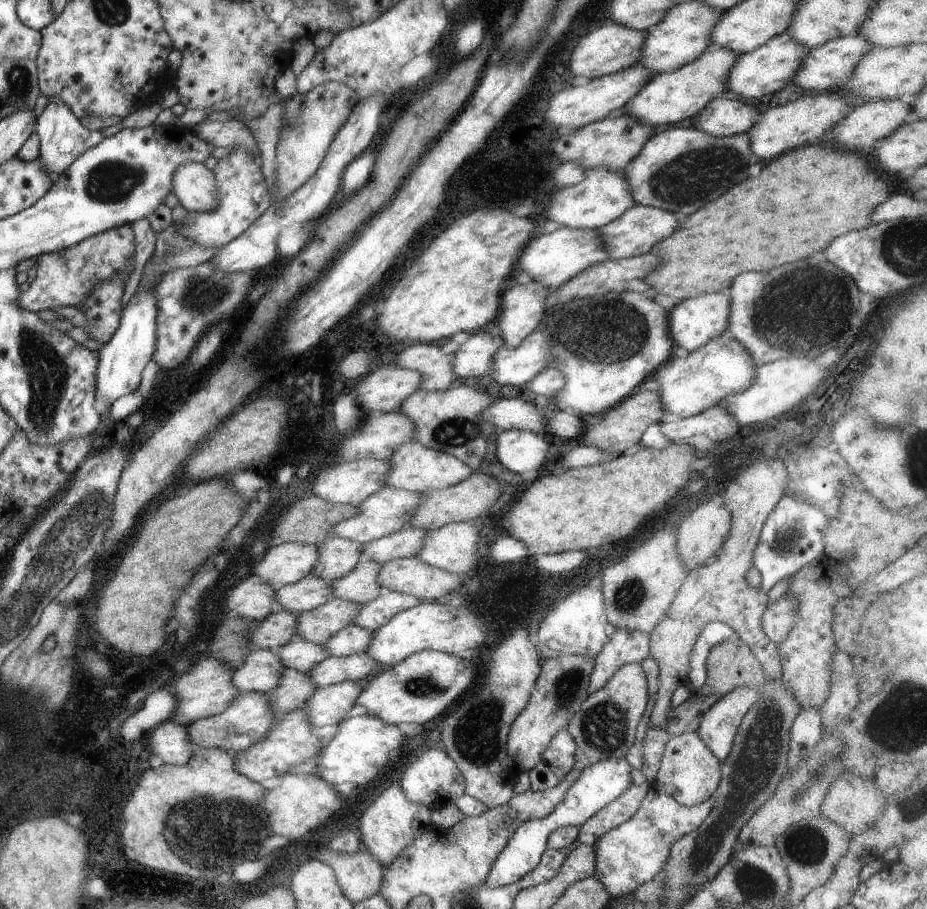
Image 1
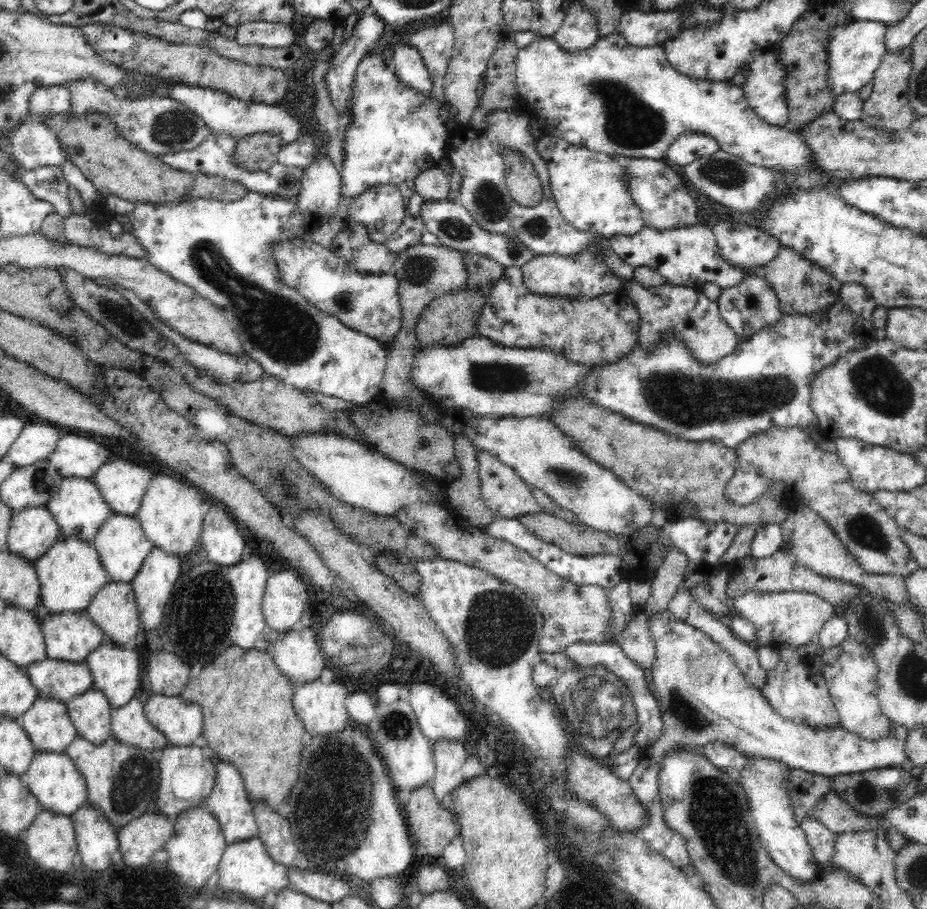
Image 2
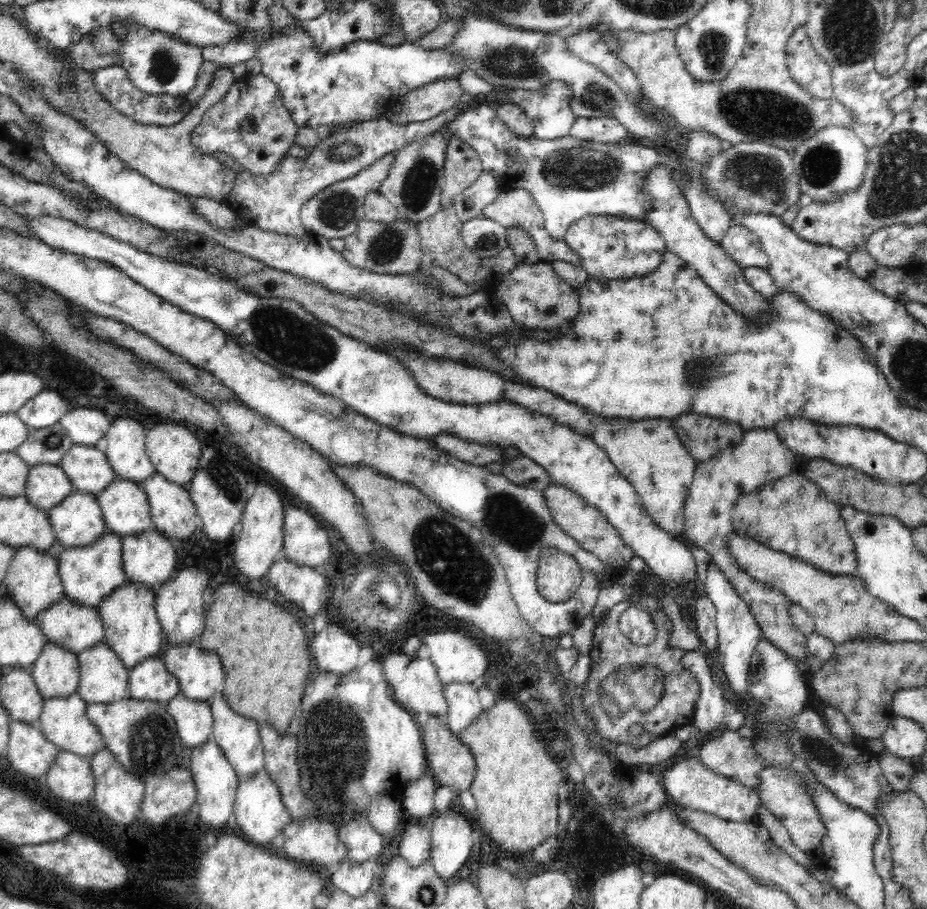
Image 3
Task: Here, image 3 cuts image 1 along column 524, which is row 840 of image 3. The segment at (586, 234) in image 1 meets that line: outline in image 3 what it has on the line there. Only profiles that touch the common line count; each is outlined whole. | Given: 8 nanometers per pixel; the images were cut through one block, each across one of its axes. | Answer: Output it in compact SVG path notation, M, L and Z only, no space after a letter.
M265 769L255 774L255 777L242 782L238 786L233 813L236 816L236 833L246 838L257 847L270 848L274 838L284 832L285 826L291 821L290 813L284 807L280 794Z

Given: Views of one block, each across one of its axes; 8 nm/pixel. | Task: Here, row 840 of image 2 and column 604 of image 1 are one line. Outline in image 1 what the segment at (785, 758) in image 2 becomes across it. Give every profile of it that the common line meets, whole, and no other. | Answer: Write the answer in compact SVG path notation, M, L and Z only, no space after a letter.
M616 627L593 658L586 694L599 690L622 664L640 663L647 656L648 636L645 633Z

